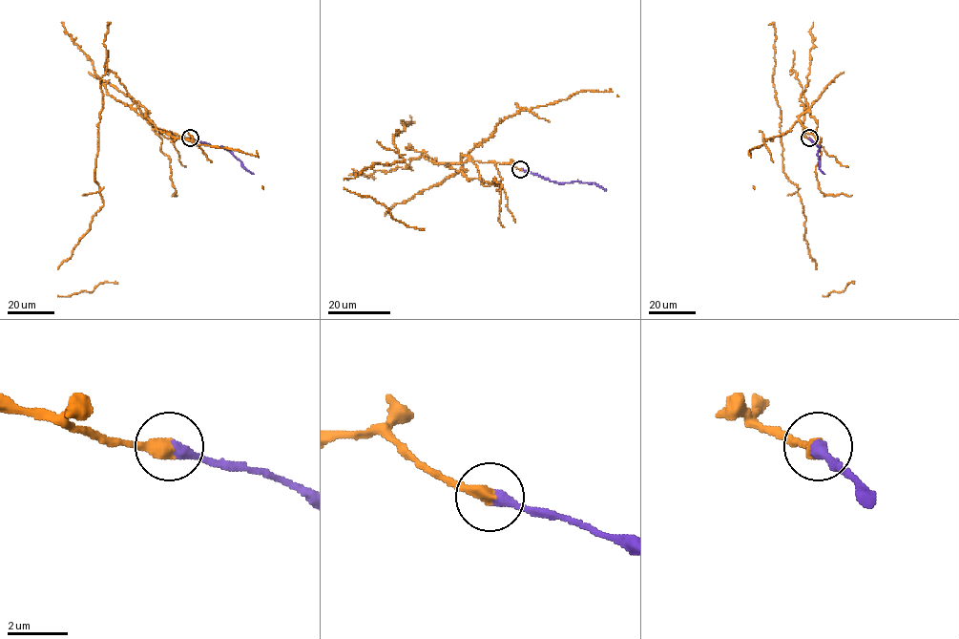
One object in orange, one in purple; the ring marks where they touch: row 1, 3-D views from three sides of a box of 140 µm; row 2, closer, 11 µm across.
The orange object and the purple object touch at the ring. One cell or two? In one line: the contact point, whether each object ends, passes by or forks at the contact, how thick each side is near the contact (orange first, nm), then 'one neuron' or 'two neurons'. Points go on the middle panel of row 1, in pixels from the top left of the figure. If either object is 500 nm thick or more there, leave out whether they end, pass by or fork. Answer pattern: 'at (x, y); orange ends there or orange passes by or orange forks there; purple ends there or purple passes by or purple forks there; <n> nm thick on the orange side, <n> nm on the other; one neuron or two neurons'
at (520, 169); orange ends there; purple ends there; 440 nm thick on the orange side, 380 nm on the other; two neurons

